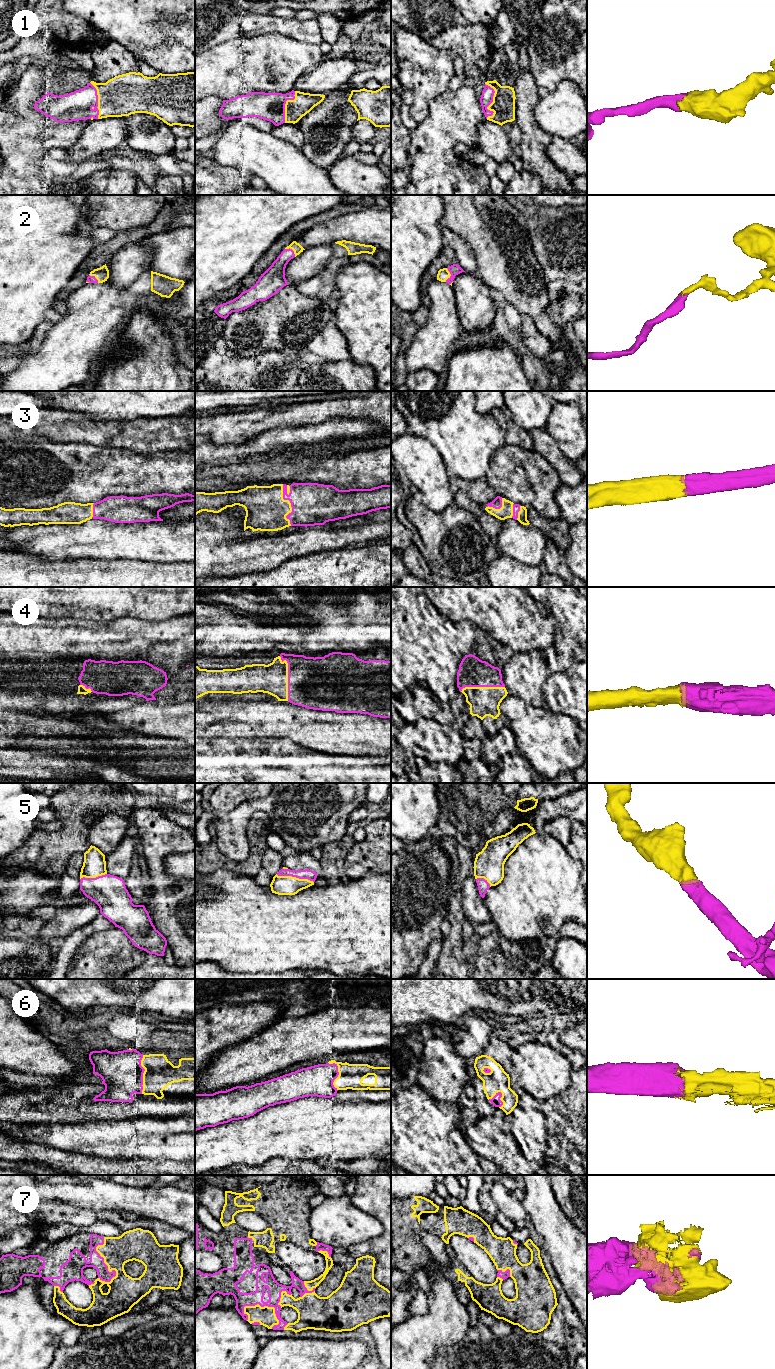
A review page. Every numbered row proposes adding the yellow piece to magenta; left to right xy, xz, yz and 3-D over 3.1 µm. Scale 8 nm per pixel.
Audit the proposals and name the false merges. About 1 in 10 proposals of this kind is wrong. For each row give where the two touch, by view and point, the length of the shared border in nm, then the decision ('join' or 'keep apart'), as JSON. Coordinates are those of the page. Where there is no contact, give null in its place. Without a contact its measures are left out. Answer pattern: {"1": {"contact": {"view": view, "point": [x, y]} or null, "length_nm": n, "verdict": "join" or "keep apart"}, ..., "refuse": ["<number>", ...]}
{"1": {"contact": {"view": "yz", "point": [492, 101]}, "length_nm": 280, "verdict": "join"}, "2": {"contact": {"view": "yz", "point": [451, 275]}, "length_nm": 110, "verdict": "join"}, "3": {"contact": {"view": "xz", "point": [290, 502]}, "length_nm": 340, "verdict": "join"}, "4": {"contact": {"view": "xz", "point": [288, 677]}, "length_nm": 360, "verdict": "join"}, "5": {"contact": {"view": "xz", "point": [295, 876]}, "length_nm": 320, "verdict": "join"}, "6": {"contact": {"view": "xy", "point": [142, 1074]}, "length_nm": 320, "verdict": "join"}, "7": {"contact": {"view": "xy", "point": [103, 1261]}, "length_nm": 380, "verdict": "join"}, "refuse": []}

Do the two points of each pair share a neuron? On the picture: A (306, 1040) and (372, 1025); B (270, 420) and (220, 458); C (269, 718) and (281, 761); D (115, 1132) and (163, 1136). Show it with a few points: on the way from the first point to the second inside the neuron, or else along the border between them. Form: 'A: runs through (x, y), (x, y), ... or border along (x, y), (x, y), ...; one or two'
A: runs through (322, 1024), (356, 1024); one
B: border along (259, 434), (239, 444), (214, 444); two
C: border along (251, 739), (287, 738), (298, 745); two
D: runs through (127, 1136), (151, 1136); one

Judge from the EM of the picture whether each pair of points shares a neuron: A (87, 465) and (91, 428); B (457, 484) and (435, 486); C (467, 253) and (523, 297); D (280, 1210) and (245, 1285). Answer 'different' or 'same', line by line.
A: different
B: different
C: different
D: same

